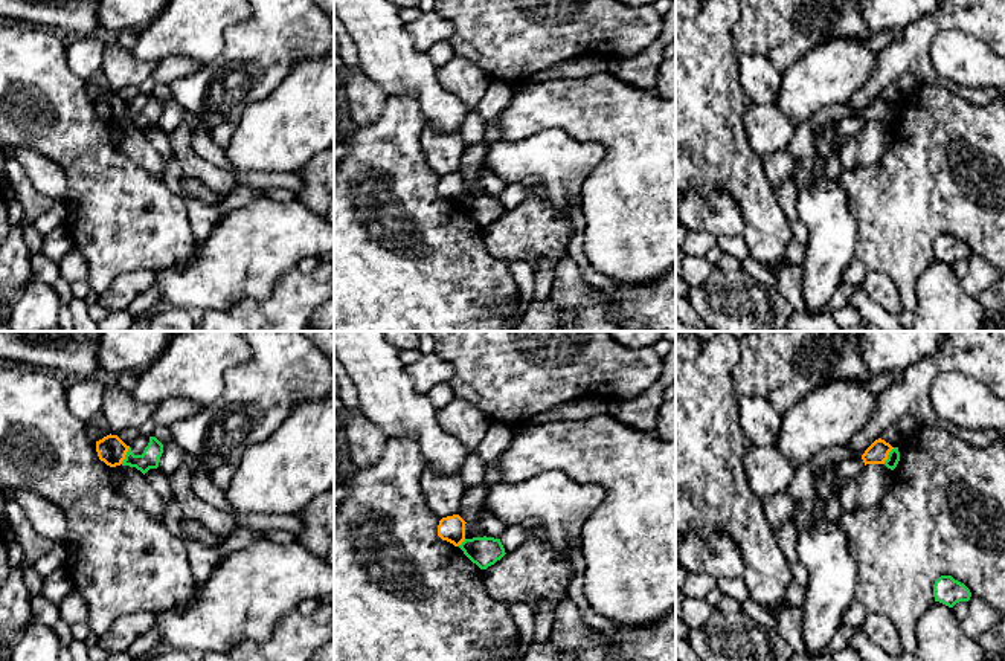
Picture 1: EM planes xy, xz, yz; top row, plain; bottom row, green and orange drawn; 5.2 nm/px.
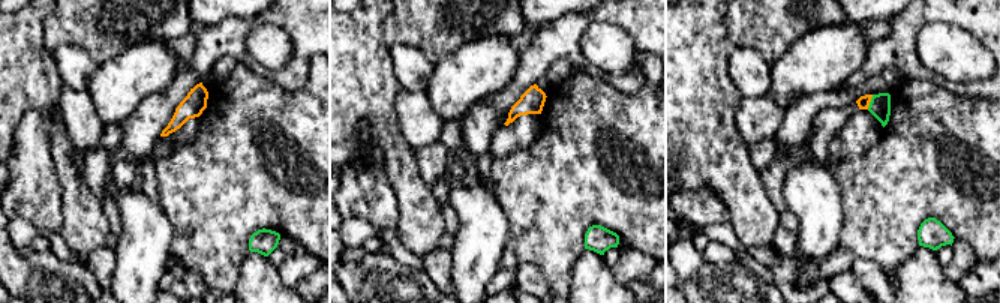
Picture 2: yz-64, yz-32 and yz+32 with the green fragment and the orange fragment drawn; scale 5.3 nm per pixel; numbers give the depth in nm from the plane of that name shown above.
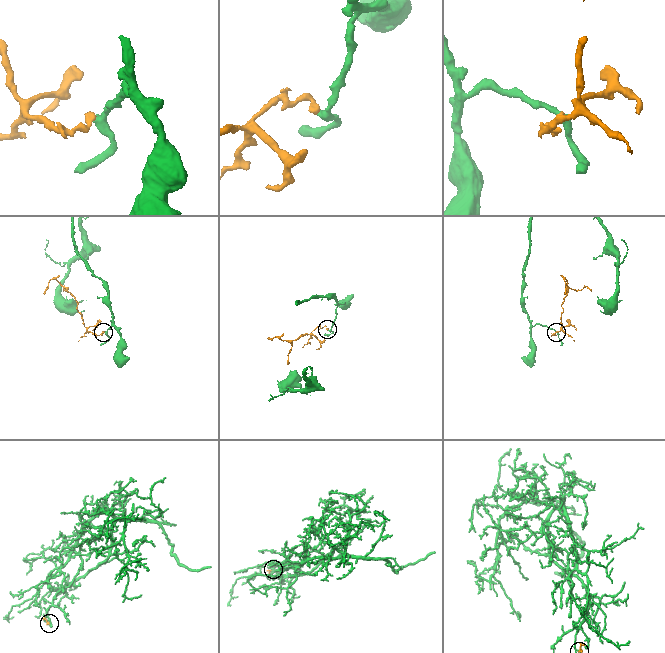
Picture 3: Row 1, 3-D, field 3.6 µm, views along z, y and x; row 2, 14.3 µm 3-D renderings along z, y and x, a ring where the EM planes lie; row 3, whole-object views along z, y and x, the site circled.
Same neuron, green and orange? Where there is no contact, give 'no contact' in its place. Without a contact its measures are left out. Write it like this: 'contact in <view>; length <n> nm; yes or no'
contact in xy; length 100 nm; no

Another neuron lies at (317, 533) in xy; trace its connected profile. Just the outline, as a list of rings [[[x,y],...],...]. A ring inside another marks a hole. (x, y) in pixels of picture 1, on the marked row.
[[[334,490],[319,495],[296,516],[303,524],[296,540],[313,554],[325,557],[334,548]]]

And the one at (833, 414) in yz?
[[[833,382],[811,391],[781,418],[776,447],[796,470],[819,450],[831,446],[846,446],[871,418],[875,397],[869,382]]]

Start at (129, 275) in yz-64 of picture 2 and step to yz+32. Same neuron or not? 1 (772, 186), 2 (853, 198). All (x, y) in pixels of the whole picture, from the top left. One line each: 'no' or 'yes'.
1: no
2: no

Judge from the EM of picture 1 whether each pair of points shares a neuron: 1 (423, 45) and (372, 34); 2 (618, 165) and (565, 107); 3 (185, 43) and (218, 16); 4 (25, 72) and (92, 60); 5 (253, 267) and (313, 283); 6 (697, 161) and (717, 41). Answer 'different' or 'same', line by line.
1: different
2: same
3: same
4: different
5: different
6: same

